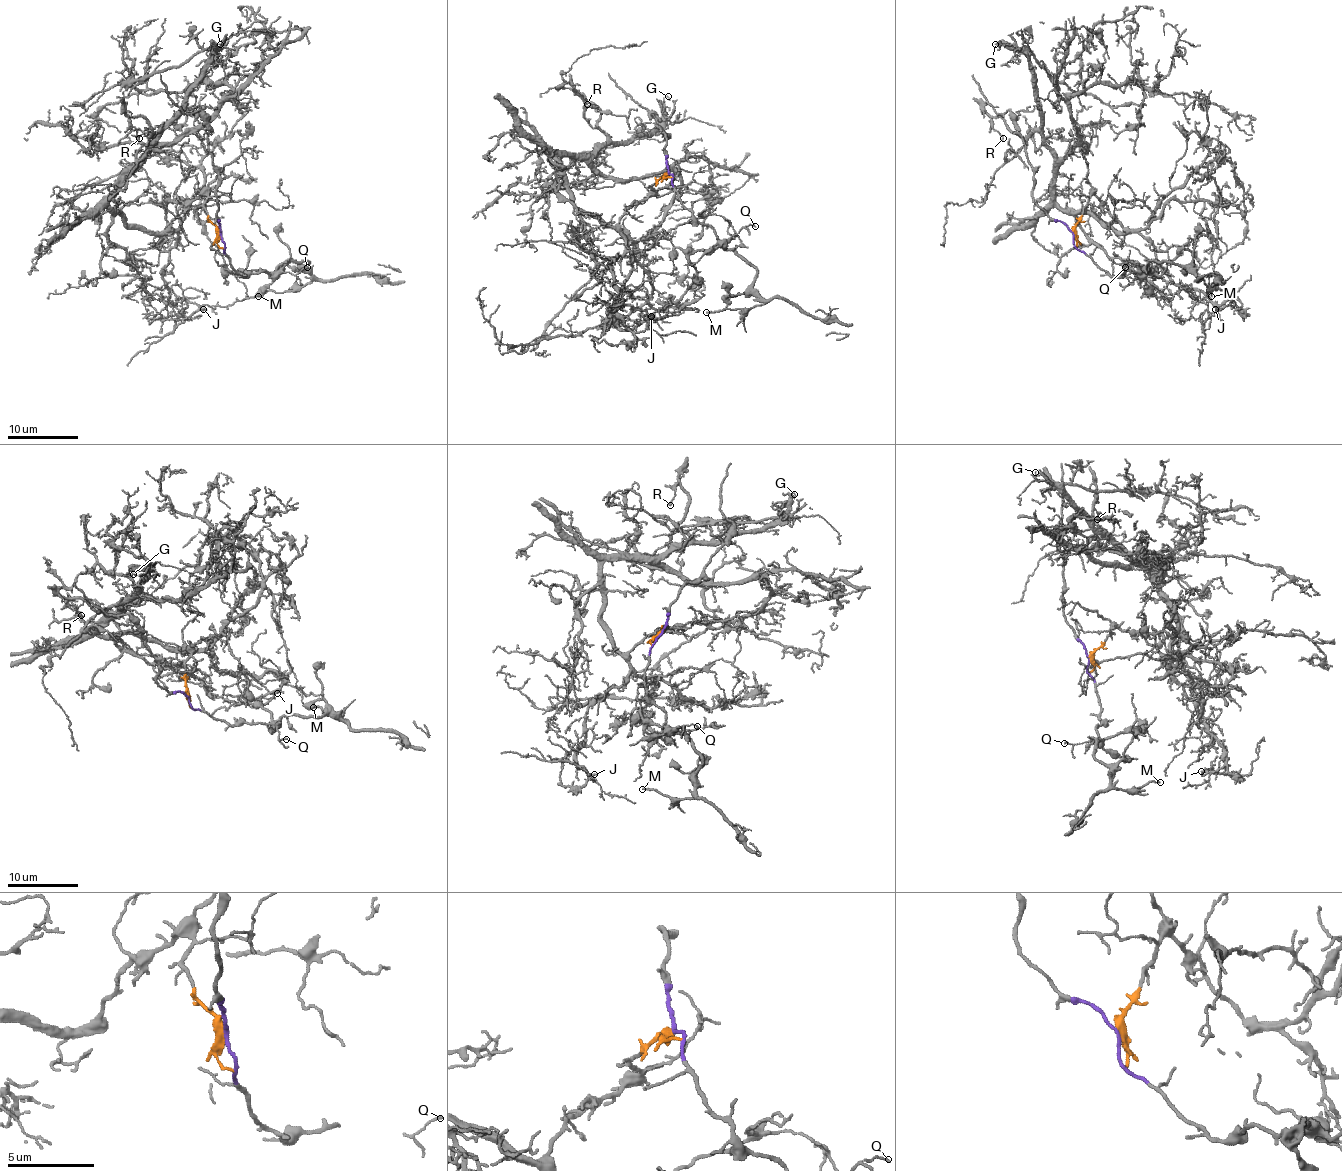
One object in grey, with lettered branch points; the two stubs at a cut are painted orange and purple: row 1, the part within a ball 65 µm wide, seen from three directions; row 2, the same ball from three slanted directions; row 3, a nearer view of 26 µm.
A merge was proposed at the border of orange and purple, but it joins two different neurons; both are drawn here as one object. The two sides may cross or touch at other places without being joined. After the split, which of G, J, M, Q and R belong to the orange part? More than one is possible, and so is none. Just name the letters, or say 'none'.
G, J, R

